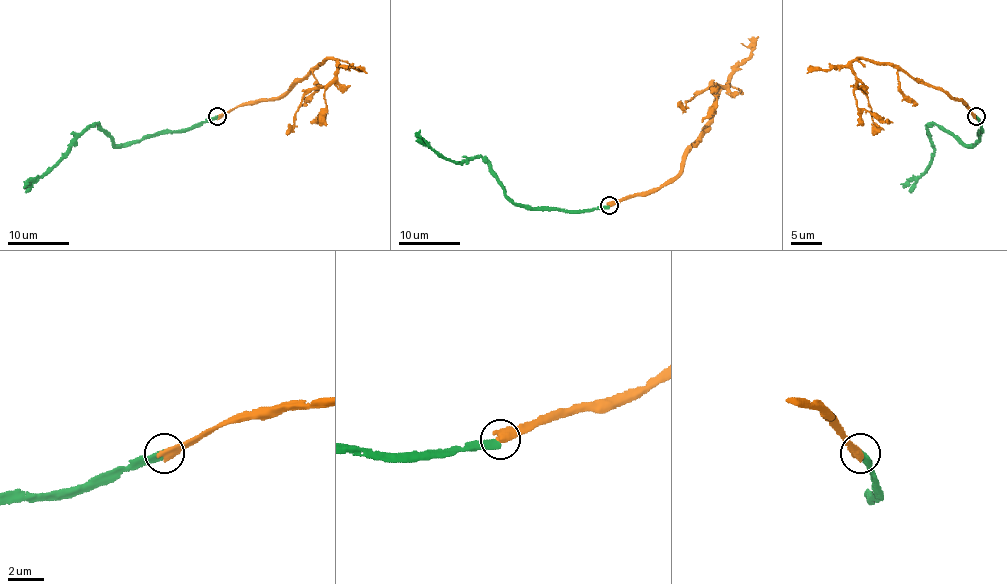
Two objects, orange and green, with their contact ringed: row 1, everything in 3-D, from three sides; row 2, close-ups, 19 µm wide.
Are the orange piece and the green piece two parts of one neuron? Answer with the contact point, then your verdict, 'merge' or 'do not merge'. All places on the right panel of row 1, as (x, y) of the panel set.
(976, 116) | do not merge

